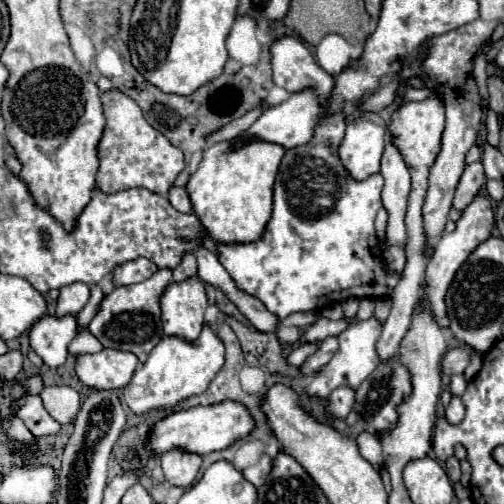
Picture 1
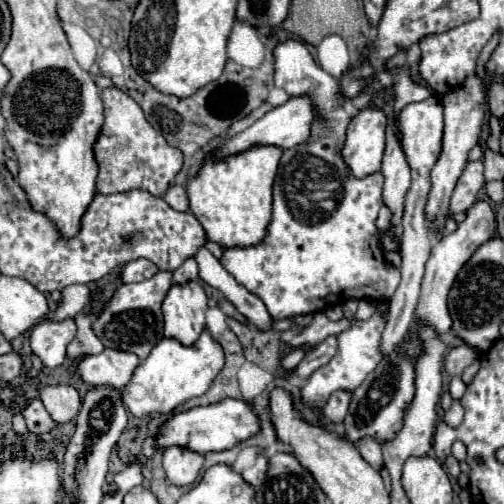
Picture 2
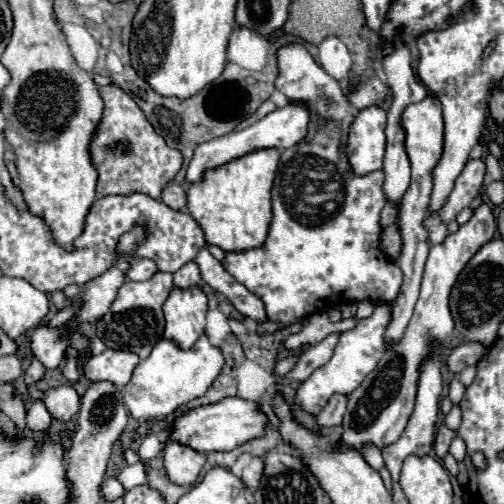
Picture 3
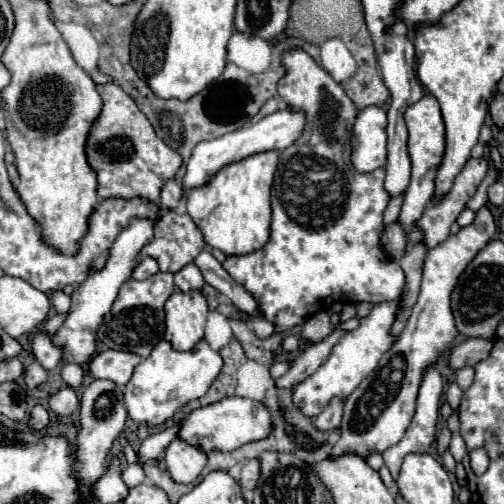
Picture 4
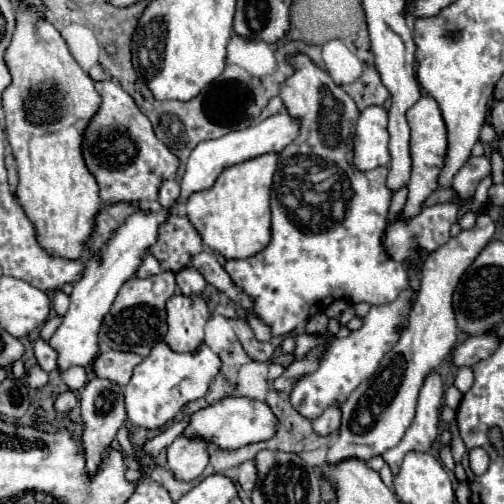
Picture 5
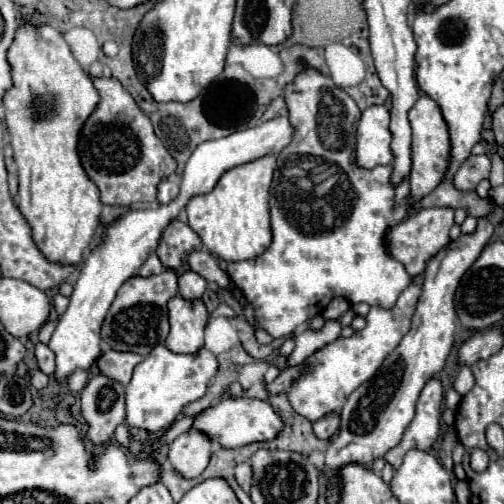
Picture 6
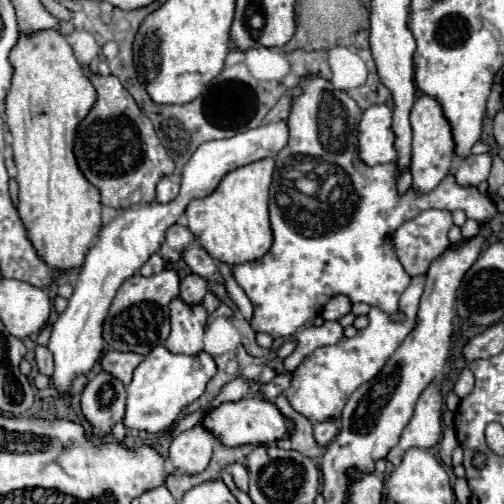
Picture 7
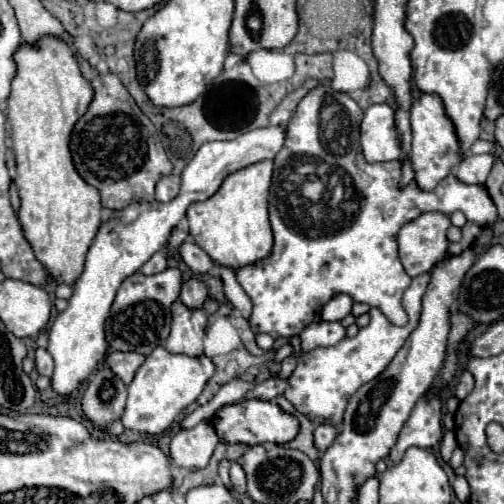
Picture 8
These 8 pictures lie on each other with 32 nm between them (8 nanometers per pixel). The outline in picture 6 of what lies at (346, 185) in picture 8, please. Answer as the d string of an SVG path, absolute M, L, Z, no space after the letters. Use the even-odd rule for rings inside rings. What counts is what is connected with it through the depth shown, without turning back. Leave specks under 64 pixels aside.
M312 68L304 70L296 76L292 84L286 86L284 98L288 102L290 110L290 124L294 128L292 142L278 154L278 168L270 190L270 216L272 216L272 244L270 248L252 260L246 262L232 262L228 264L228 274L236 282L238 288L242 288L244 296L254 308L254 320L256 328L266 330L272 338L290 336L300 324L310 322L326 304L336 298L344 296L352 304L366 302L370 306L382 306L392 308L400 296L400 292L412 282L408 272L400 268L400 262L388 252L386 244L386 232L388 228L394 228L402 220L410 218L412 214L434 208L434 206L446 206L446 208L464 208L468 216L474 218L486 218L494 212L494 204L488 198L480 198L474 190L462 192L458 190L450 178L442 180L436 190L432 190L424 200L414 202L410 196L406 196L402 206L394 208L394 184L390 182L392 164L376 166L374 170L354 166L354 148L356 148L356 124L360 120L360 108L356 102L342 90L332 84L332 80ZM292 154L300 156L312 156L316 158L316 168L310 170L310 178L316 182L318 188L314 192L306 192L302 188L288 188L282 186L282 178L286 176L286 160Z

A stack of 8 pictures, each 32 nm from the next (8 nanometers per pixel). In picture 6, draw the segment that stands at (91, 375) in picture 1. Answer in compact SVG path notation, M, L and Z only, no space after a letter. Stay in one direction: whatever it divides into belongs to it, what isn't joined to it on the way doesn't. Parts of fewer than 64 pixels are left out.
M106 350L98 358L98 368L104 376L110 376L112 380L118 380L122 384L128 384L132 378L132 370L136 364L140 364L144 358L134 352L116 352Z

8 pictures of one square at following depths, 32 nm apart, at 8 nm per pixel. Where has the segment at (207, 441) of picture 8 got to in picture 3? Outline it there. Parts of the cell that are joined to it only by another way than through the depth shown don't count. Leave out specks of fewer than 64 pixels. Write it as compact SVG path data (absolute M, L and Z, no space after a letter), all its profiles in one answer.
M170 442L164 448L164 468L168 478L174 484L192 484L196 482L202 466L206 462L206 454L196 452L194 448L180 444L180 442Z

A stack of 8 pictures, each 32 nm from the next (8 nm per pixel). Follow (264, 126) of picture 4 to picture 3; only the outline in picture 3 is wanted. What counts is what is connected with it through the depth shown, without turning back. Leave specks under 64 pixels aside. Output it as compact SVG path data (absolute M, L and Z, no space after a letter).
M288 104L284 108L278 108L274 112L270 112L268 116L264 116L262 120L258 120L256 124L248 126L246 130L238 130L238 132L230 132L226 136L220 136L216 140L210 140L210 142L204 142L200 146L196 146L194 150L194 156L188 164L188 172L186 172L186 184L196 184L204 178L204 172L206 170L212 170L212 168L218 168L230 160L236 160L236 158L242 158L250 152L256 152L256 150L264 150L264 148L278 148L278 150L286 150L290 148L292 144L300 142L304 136L306 136L306 128L308 128L308 110L306 106L302 104Z

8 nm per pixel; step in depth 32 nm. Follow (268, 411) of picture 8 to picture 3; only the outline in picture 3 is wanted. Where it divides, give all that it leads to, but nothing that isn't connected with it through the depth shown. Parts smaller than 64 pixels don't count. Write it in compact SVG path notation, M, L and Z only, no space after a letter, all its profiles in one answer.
M238 396L224 398L216 404L200 406L190 410L188 414L176 418L174 428L172 428L172 438L170 442L182 442L198 452L212 452L212 450L234 450L254 438L262 438L266 430L266 414L260 410L258 402L244 400Z

